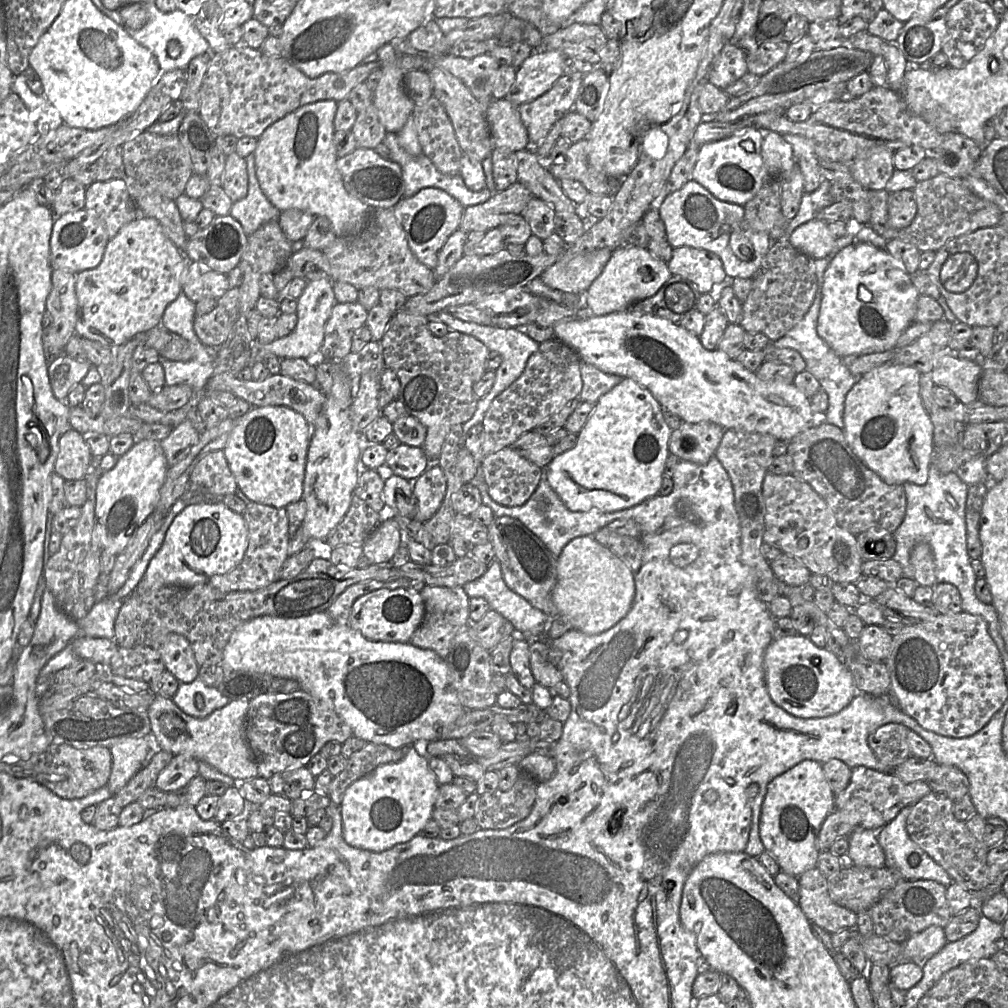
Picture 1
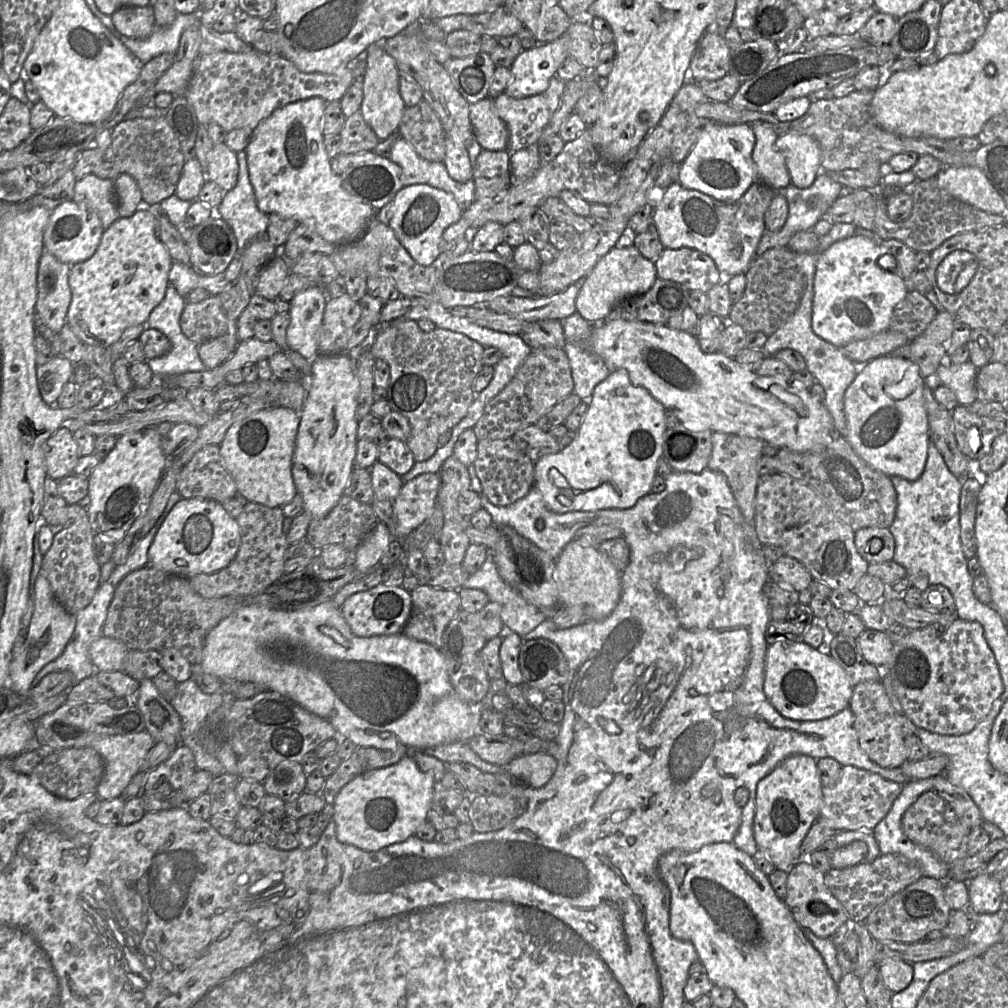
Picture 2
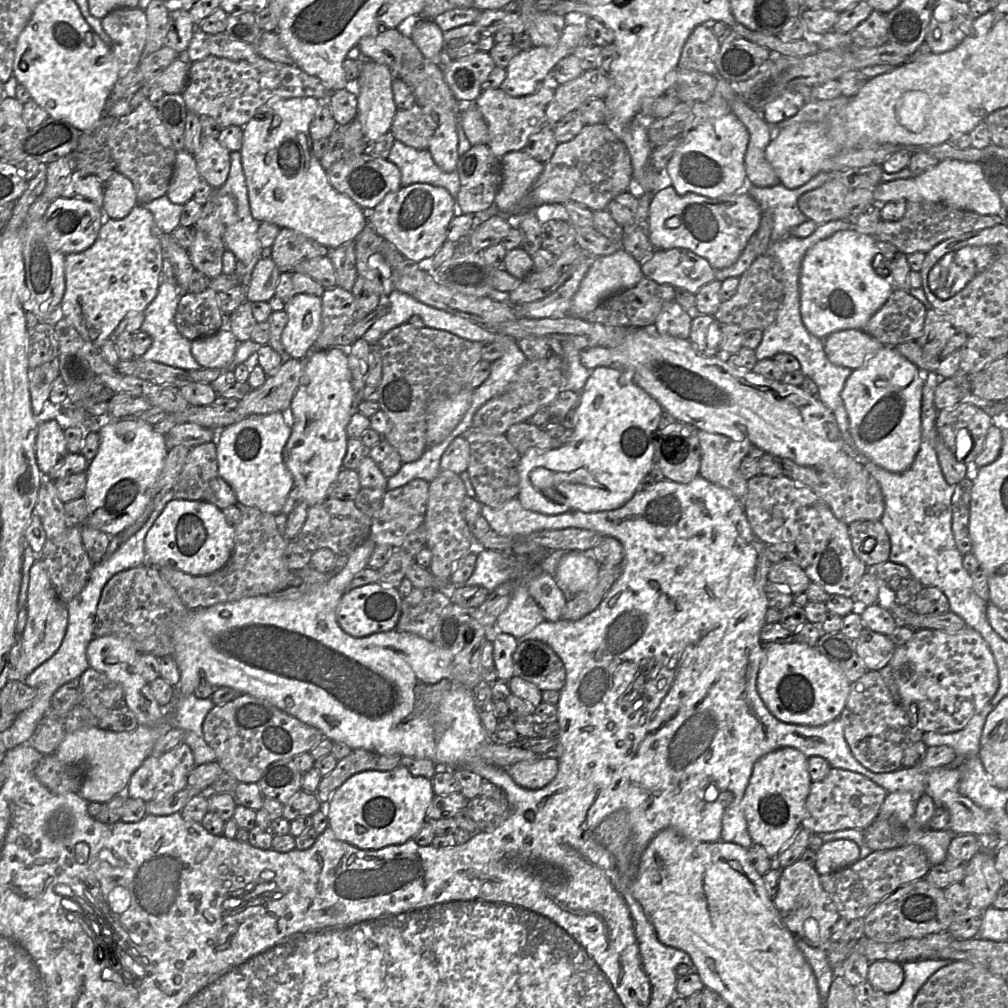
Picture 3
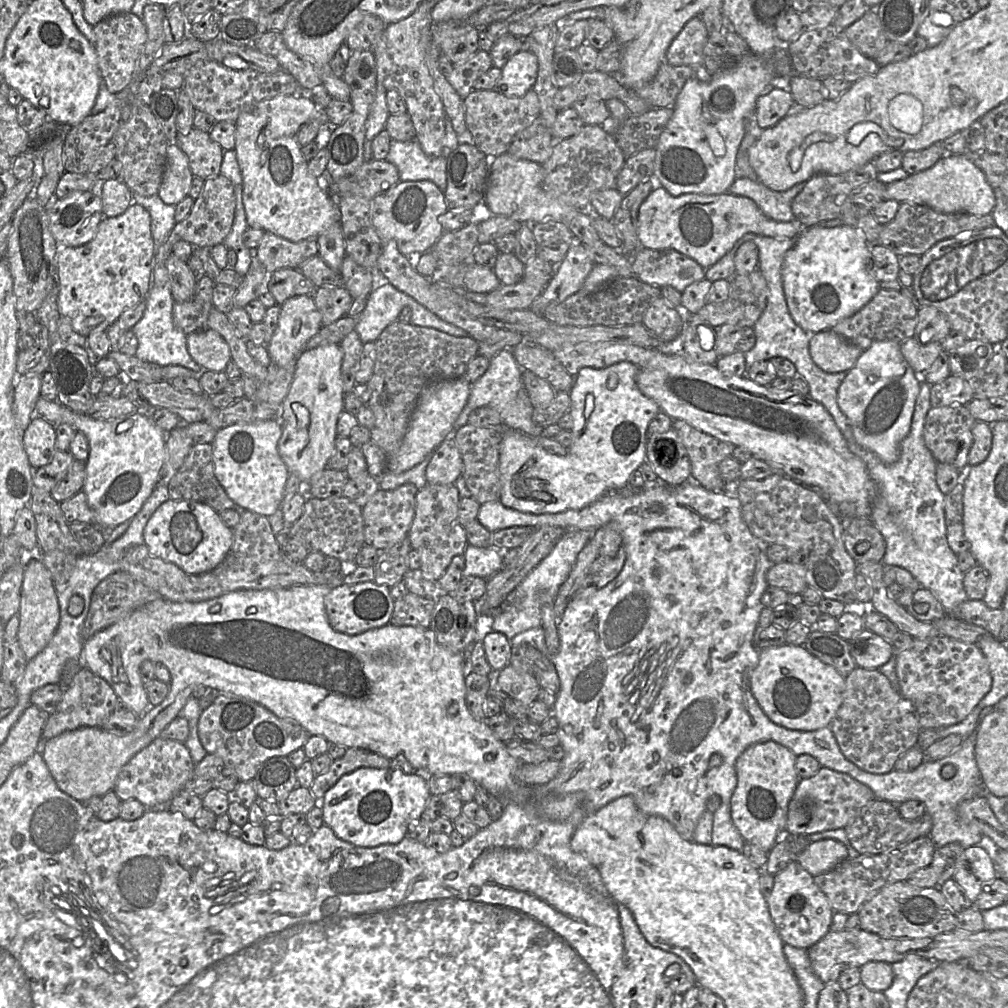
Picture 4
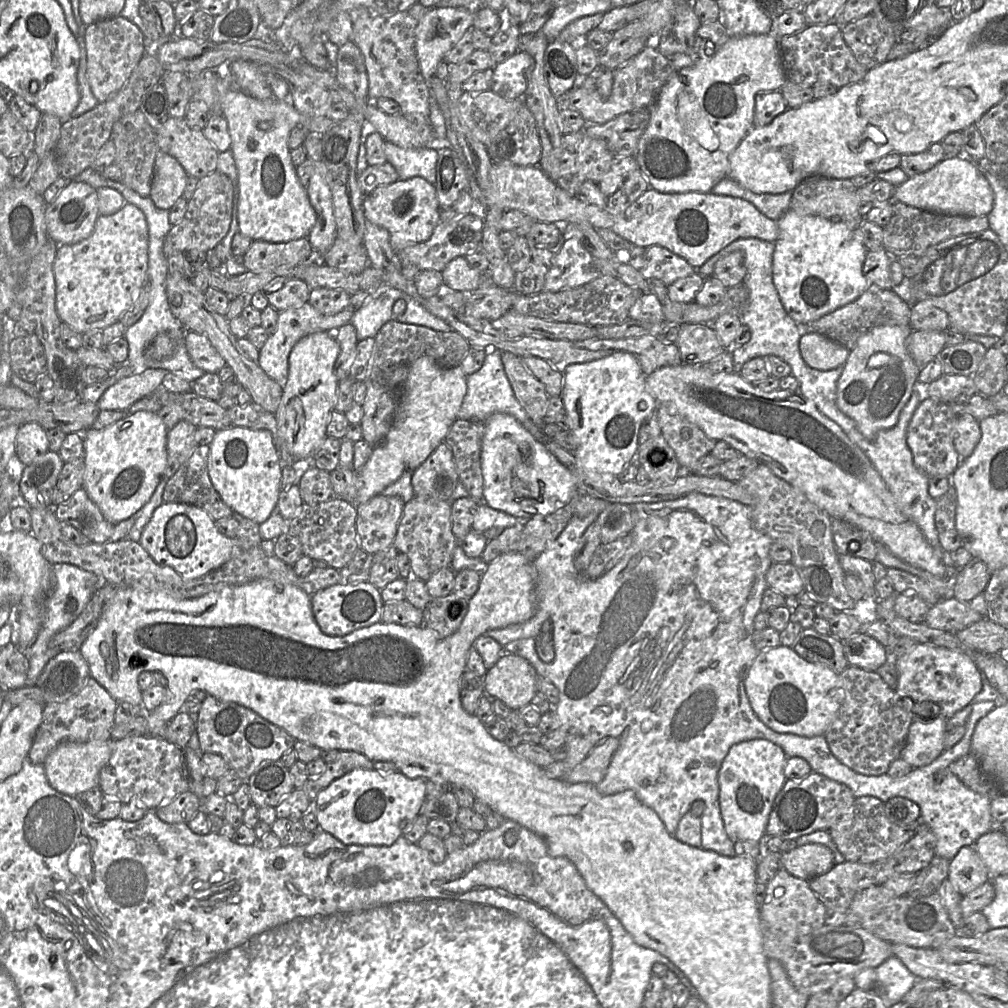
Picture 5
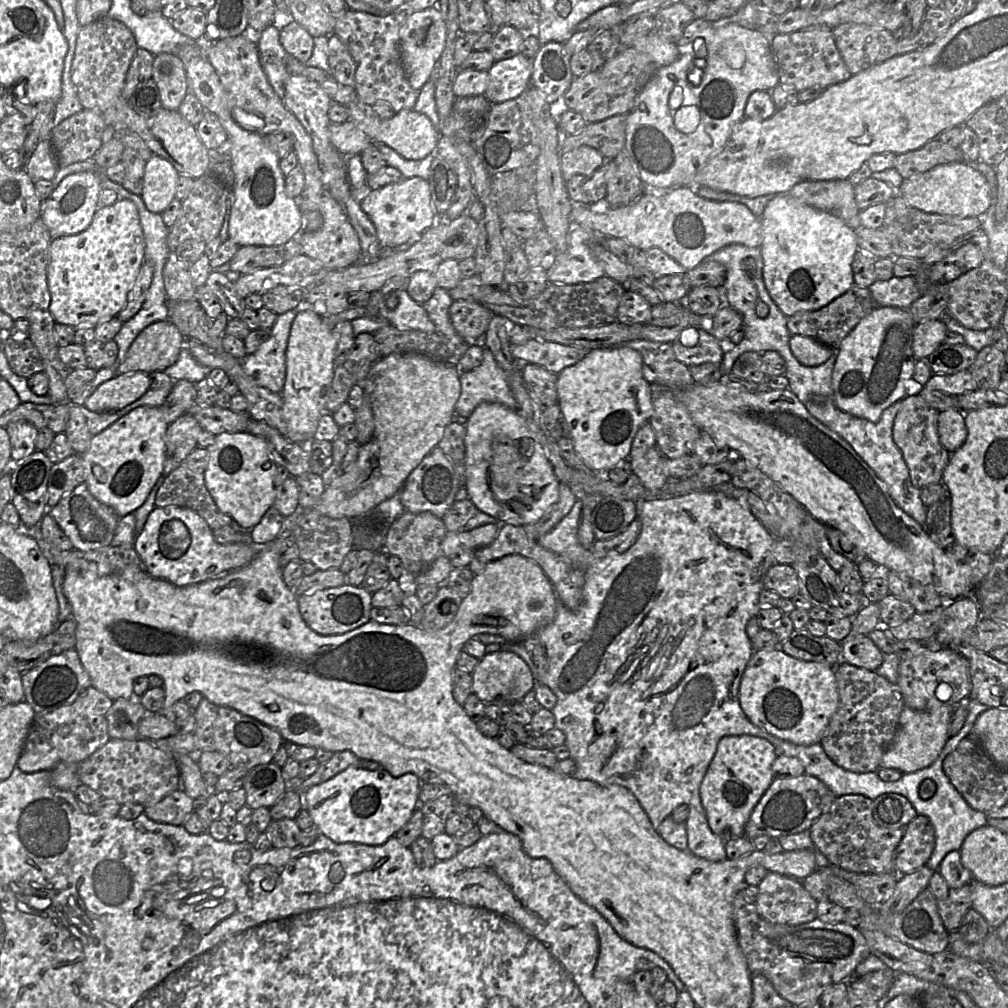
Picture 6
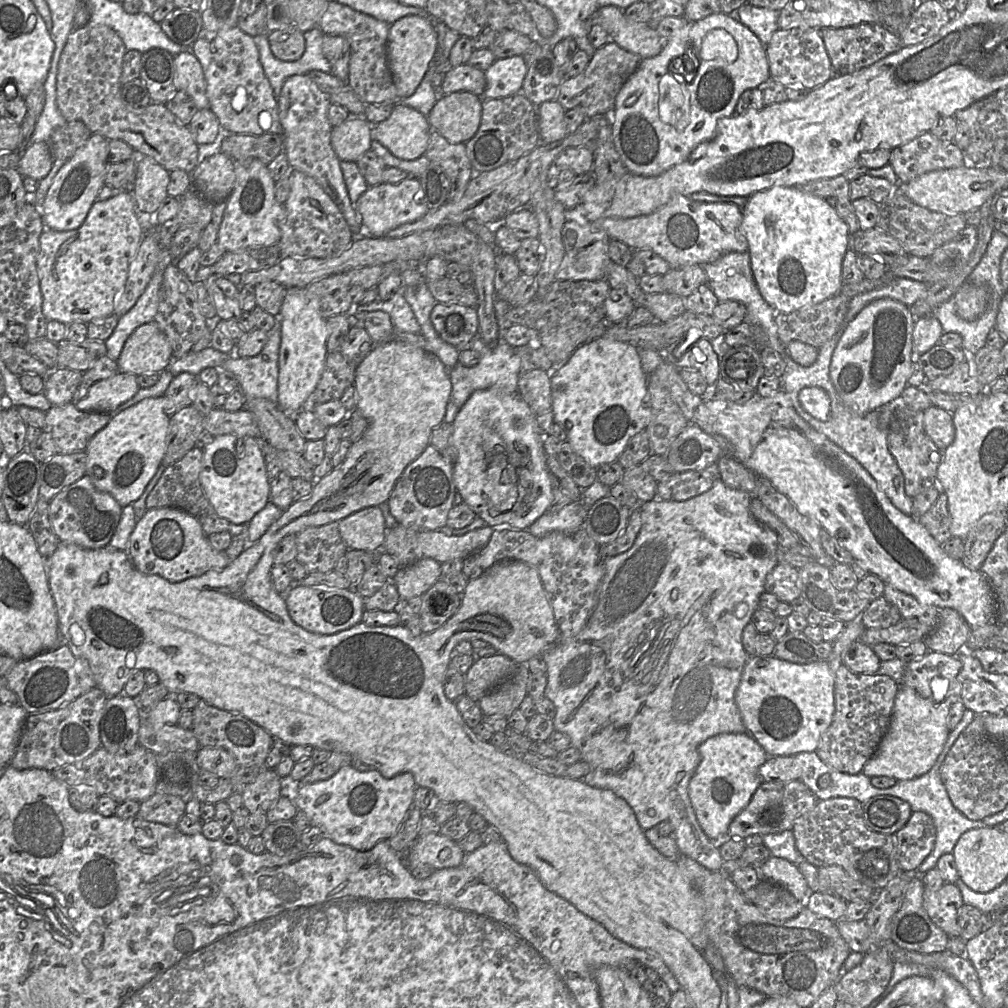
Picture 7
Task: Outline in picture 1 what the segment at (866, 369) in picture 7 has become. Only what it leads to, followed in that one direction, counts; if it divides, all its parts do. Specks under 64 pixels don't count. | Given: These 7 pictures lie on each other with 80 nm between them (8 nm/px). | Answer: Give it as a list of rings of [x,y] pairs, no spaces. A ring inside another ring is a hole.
[[[894,362],[878,366],[858,378],[848,392],[844,410],[846,439],[858,458],[888,484],[913,483],[923,485],[928,481],[933,463],[934,425],[920,396],[921,372],[912,366]]]

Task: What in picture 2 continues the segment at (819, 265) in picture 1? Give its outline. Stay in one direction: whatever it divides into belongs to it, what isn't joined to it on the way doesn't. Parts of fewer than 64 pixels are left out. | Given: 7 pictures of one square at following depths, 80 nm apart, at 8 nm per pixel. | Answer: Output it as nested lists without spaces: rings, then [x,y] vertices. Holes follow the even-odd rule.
[[[834,223],[829,232],[819,237],[816,251],[809,253],[796,253],[797,263],[804,276],[804,291],[797,310],[793,315],[773,334],[767,337],[763,347],[766,356],[774,356],[782,349],[792,349],[799,352],[805,360],[806,369],[809,370],[825,390],[824,406],[831,414],[835,429],[841,436],[845,437],[845,404],[844,395],[847,388],[857,375],[858,365],[849,359],[841,348],[828,343],[817,336],[811,326],[812,302],[813,302],[813,282],[816,264],[819,256],[833,243],[849,238],[855,234],[857,227],[854,223]]]

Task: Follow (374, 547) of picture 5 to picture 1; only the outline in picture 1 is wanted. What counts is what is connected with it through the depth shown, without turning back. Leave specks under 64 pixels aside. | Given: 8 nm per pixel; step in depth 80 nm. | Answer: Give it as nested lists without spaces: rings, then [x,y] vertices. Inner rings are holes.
[[[441,467],[426,470],[412,483],[413,493],[417,499],[417,512],[413,518],[416,522],[430,519],[440,507],[447,491],[447,479]]]

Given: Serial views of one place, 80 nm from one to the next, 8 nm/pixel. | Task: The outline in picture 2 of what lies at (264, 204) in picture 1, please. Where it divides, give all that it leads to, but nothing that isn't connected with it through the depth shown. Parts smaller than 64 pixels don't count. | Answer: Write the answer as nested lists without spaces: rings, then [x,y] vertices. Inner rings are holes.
[[[245,151],[237,153],[237,161],[237,183],[233,189],[225,192],[223,201],[214,213],[231,227],[242,251],[252,240],[266,236],[269,215],[257,207]]]

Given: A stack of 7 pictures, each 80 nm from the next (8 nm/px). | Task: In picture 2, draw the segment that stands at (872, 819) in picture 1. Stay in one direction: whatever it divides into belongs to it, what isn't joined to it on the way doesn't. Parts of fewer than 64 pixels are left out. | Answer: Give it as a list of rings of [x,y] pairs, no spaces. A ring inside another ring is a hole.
[[[843,766],[839,781],[822,789],[822,806],[816,822],[826,822],[836,831],[873,830],[888,814],[904,784],[887,780],[877,773]]]

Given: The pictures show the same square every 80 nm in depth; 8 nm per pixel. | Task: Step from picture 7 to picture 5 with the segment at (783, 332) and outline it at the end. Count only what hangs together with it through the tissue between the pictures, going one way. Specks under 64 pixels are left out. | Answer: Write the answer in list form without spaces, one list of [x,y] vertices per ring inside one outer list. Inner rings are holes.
[[[870,285],[854,301],[830,312],[817,320],[807,323],[797,323],[801,334],[818,333],[840,343],[848,349],[853,349],[858,339],[877,326],[901,325],[909,326],[911,305],[902,300],[891,289],[883,289],[876,285]]]

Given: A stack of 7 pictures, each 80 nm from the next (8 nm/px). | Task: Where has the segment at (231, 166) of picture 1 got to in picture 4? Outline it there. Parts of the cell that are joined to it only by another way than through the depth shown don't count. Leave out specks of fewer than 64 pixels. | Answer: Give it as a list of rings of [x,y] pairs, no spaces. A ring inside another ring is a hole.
[[[194,127],[185,135],[179,133],[176,145],[179,146],[188,157],[189,166],[193,175],[206,180],[220,174],[224,150],[210,137],[209,133]]]

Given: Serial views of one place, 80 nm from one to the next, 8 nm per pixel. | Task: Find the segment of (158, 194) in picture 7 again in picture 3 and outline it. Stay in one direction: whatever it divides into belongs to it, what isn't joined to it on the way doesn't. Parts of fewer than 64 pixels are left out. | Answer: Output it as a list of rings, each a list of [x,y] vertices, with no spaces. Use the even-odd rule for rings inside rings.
[[[185,150],[178,151],[166,196],[171,202],[183,205],[193,198],[200,180],[194,156]]]

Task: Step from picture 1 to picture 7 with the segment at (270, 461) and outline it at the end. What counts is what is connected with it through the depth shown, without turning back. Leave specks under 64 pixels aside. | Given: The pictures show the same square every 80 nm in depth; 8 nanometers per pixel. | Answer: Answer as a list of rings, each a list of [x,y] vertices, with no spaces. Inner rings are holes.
[[[223,434],[203,449],[199,480],[218,516],[236,525],[248,524],[269,502],[270,481],[265,457],[256,438]]]

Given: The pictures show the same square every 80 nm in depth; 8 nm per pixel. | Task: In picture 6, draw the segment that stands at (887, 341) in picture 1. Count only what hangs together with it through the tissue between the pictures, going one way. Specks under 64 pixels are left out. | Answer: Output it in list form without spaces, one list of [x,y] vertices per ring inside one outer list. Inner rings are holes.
[[[780,194],[767,203],[760,220],[763,281],[785,316],[817,310],[854,286],[852,262],[858,250],[855,230],[839,217]]]

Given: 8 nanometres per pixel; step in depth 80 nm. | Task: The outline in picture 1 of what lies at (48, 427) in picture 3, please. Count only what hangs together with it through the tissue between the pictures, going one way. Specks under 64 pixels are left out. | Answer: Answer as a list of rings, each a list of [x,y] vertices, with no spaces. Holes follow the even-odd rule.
[[[70,427],[60,437],[54,473],[65,480],[84,479],[91,470],[93,460],[83,434]]]

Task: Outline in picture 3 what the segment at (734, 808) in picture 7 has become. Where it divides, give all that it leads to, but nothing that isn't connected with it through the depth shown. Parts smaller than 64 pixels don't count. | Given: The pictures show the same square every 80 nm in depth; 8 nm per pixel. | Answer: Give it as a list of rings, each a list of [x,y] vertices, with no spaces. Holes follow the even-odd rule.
[[[791,747],[772,751],[762,756],[753,766],[740,806],[753,843],[763,847],[771,858],[801,828],[812,784],[807,766],[808,757]]]

